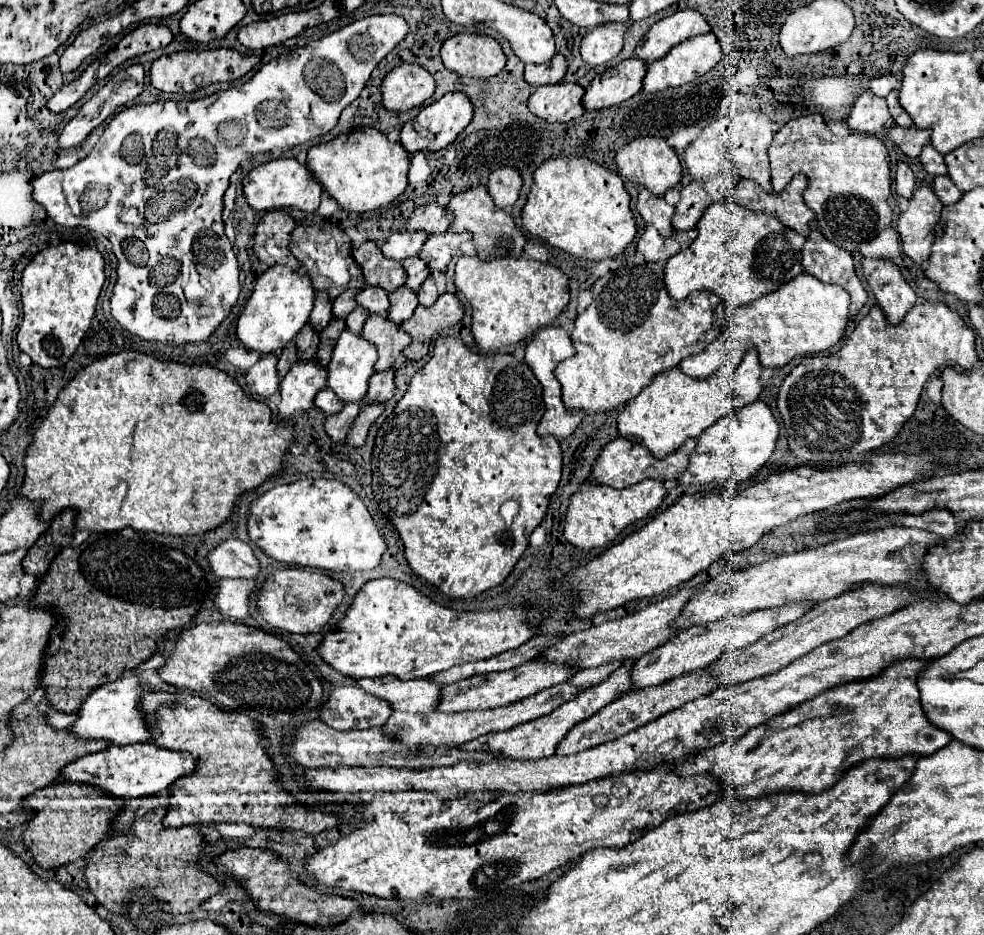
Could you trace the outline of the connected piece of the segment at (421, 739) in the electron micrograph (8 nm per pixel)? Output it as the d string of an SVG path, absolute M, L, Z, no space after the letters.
M565 682L561 686L553 686L553 690L541 690L541 694L533 694L533 698L527 698L527 700L523 698L523 702L513 702L513 706L501 706L497 710L477 710L477 712L465 712L465 714L441 714L439 710L429 712L429 714L393 712L391 718L385 724L385 730L389 734L397 736L409 748L417 748L417 746L423 746L423 744L433 744L433 746L465 744L473 738L479 738L481 734L507 730L511 726L541 718L541 716L553 712L555 708L559 708L561 704L569 702L571 698L575 698L579 692L581 690L577 690L575 686L569 686L569 682Z

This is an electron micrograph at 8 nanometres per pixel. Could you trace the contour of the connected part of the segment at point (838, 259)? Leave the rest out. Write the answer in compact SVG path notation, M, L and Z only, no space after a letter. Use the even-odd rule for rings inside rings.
M817 228L811 230L803 246L803 268L807 274L827 284L843 286L851 296L851 314L857 314L867 300L867 292L855 272L853 256L829 242Z

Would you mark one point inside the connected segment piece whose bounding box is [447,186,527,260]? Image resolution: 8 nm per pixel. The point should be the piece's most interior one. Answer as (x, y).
(494, 231)

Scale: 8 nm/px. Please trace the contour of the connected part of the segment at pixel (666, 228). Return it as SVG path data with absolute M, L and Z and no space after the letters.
M641 188L639 198L637 198L637 210L647 224L653 224L659 230L663 238L669 238L673 234L671 218L675 214L675 208L667 204L663 196L655 196L649 190Z

